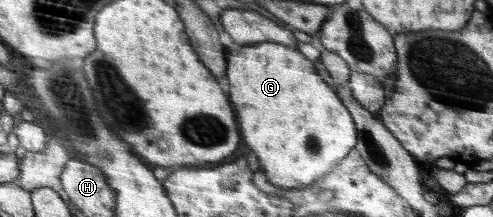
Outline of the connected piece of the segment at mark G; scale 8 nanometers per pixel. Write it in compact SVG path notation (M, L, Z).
M275 42L245 45L245 47L237 51L235 55L231 55L231 57L227 59L227 77L229 77L229 83L231 83L233 107L237 107L237 119L241 119L241 135L245 135L245 145L251 149L251 153L257 156L259 160L259 171L265 173L268 179L281 189L301 189L325 177L328 173L331 173L333 168L335 168L341 160L348 158L348 155L353 151L353 147L355 147L355 143L358 142L359 133L355 131L351 113L343 107L344 103L339 101L339 97L335 95L335 91L333 91L329 85L325 85L325 81L315 73L313 63L307 61L307 59L299 53L299 50L295 51L295 49L291 49L288 45Z

